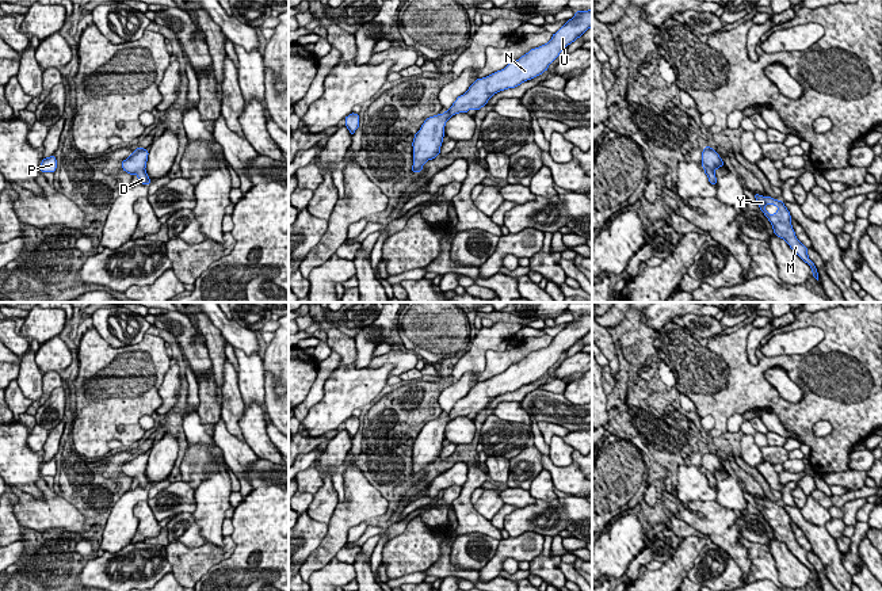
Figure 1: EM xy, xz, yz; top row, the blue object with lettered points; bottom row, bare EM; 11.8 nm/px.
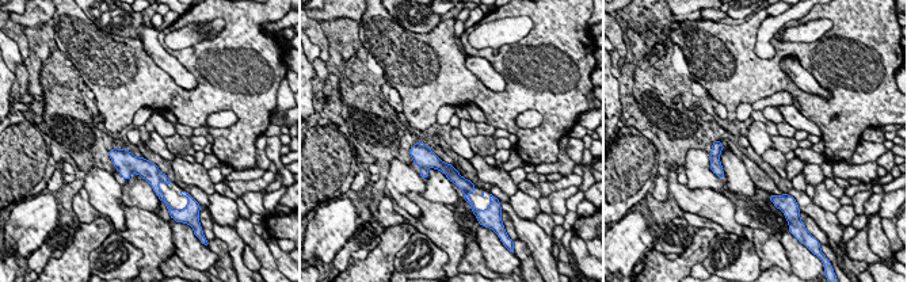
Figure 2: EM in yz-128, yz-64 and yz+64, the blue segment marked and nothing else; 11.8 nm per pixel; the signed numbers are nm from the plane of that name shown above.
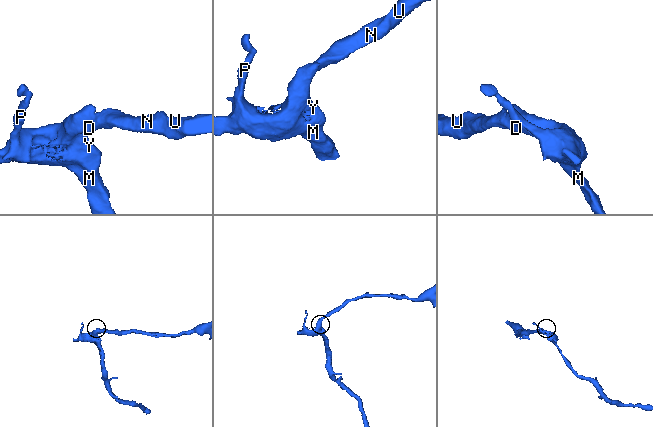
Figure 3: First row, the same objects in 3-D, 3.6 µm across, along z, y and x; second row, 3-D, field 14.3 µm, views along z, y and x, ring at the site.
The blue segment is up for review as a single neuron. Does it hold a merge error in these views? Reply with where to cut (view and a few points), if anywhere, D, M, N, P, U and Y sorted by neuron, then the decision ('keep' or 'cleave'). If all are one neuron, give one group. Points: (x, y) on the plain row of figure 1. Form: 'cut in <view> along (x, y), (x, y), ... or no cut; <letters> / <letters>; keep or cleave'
no cut; D M N P U Y; keep

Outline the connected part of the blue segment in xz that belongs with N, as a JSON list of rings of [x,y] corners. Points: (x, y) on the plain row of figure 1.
[[[592,313],[576,314],[574,320],[553,338],[547,347],[531,352],[519,363],[509,366],[504,373],[477,382],[463,399],[457,401],[447,415],[427,422],[412,446],[412,476],[420,476],[425,465],[435,462],[440,457],[448,422],[458,416],[467,416],[471,412],[480,413],[495,397],[515,392],[523,385],[542,378],[560,356],[589,331],[592,331]]]

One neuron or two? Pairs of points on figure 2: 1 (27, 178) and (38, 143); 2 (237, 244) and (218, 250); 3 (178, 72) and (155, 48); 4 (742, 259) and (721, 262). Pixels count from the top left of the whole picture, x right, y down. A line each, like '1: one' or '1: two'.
1: one
2: two
3: one
4: one

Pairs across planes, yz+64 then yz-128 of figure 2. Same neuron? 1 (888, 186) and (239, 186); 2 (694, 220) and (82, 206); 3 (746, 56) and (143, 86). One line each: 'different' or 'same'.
1: same
2: same
3: same

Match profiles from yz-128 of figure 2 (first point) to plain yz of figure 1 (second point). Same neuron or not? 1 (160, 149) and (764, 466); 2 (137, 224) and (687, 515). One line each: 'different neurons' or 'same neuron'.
1: different neurons
2: same neuron

